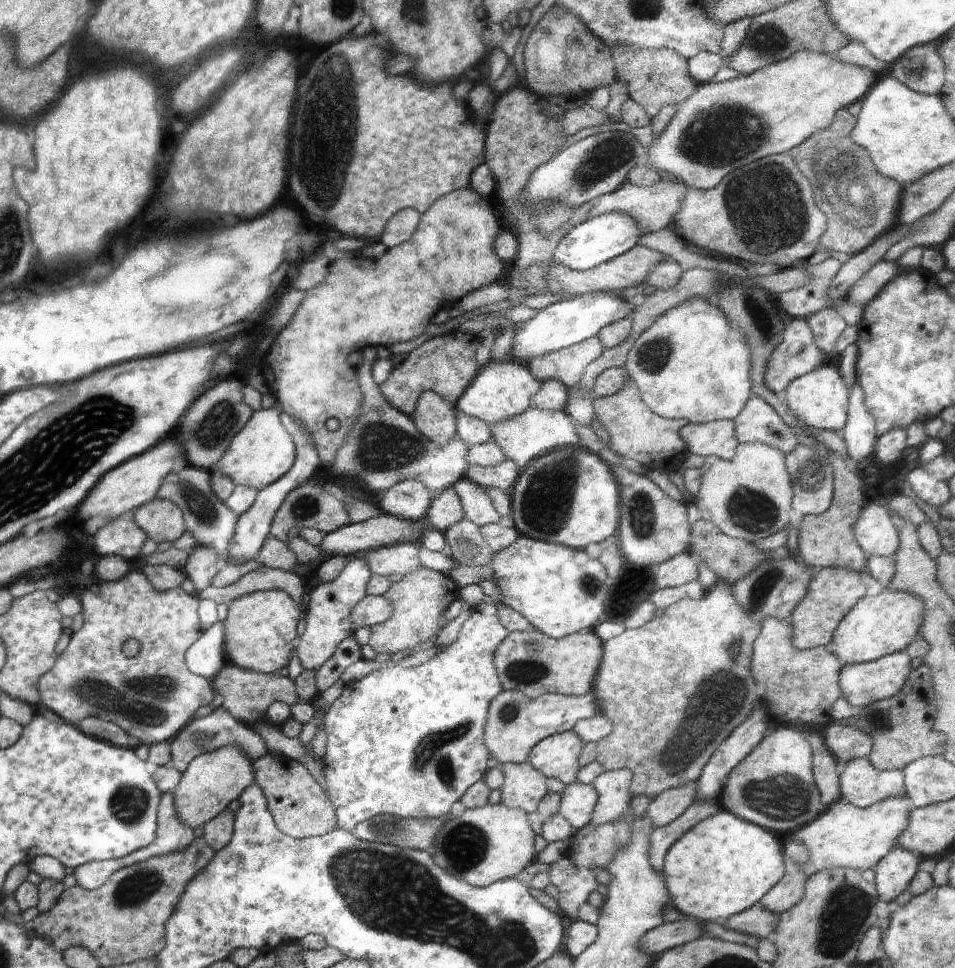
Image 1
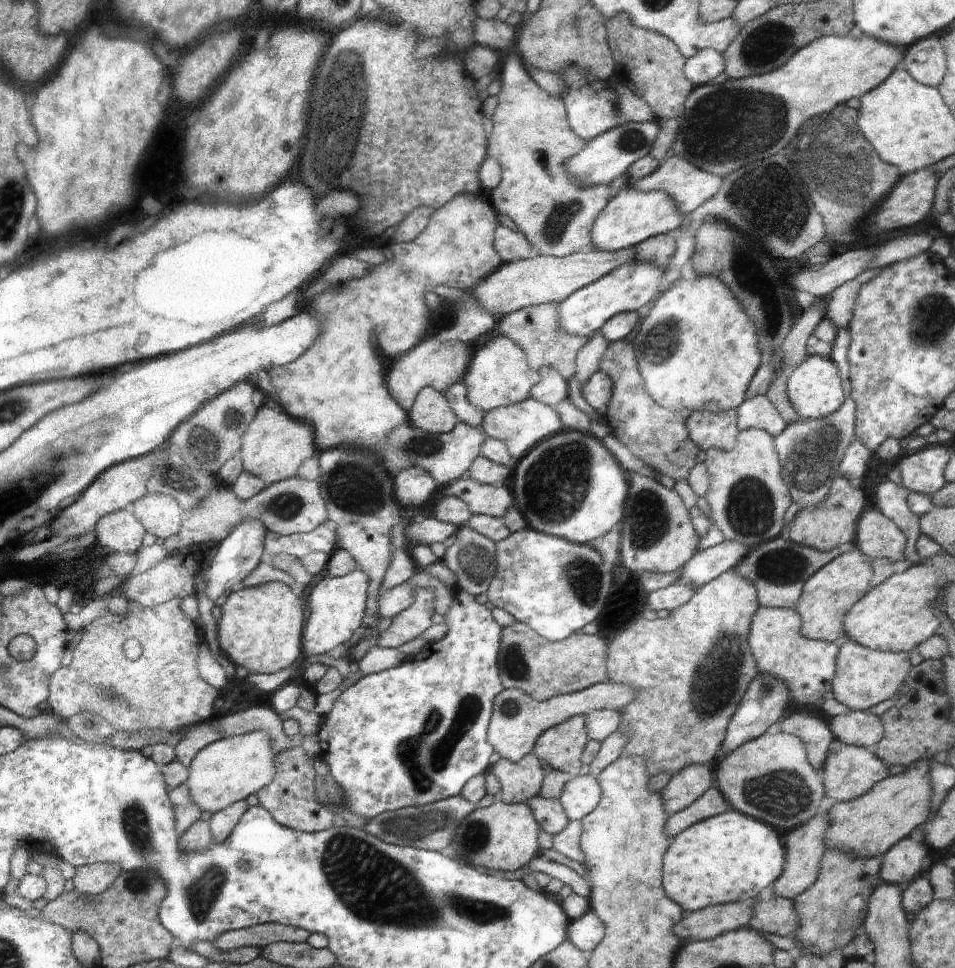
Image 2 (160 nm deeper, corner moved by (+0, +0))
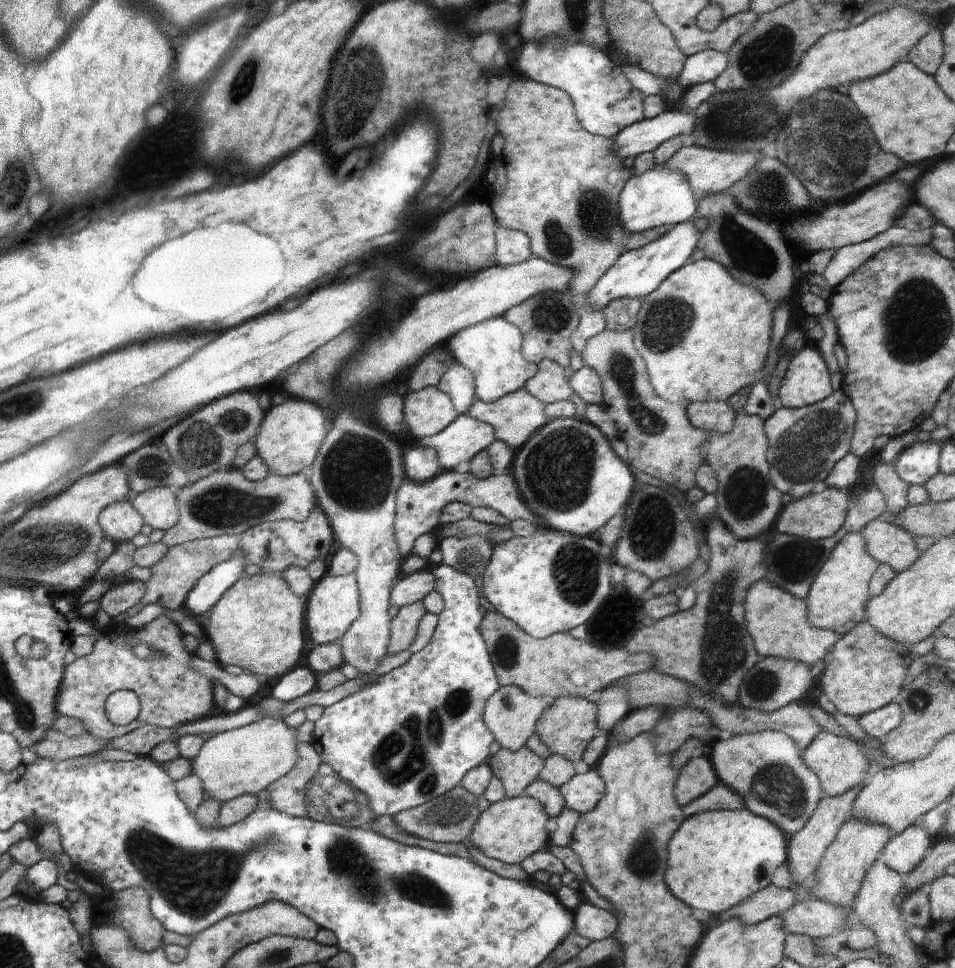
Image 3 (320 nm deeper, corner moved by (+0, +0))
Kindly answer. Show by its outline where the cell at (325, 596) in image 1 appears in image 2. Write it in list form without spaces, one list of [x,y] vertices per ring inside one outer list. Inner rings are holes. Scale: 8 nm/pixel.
[[[357,568],[341,577],[326,576],[312,588],[307,600],[311,614],[304,636],[307,657],[320,656],[338,644],[346,644],[354,631],[360,628],[366,608],[367,586],[366,574]]]

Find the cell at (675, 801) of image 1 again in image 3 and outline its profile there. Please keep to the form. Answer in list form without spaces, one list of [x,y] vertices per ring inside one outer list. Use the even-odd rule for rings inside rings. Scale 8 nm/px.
[[[698,753],[680,770],[675,788],[676,800],[680,805],[686,806],[706,794],[719,782],[714,766]]]

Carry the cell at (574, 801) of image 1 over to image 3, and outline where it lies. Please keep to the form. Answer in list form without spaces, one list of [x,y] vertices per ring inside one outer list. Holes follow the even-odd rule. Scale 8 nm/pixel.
[[[596,768],[575,775],[567,783],[558,788],[565,806],[579,814],[587,813],[600,803],[606,794],[606,784]]]

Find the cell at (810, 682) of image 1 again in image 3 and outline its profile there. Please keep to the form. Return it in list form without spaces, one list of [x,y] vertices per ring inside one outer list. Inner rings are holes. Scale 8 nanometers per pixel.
[[[765,576],[751,584],[747,590],[744,601],[746,612],[746,628],[751,633],[757,653],[764,657],[778,657],[783,659],[794,659],[805,662],[811,667],[816,661],[823,660],[826,648],[836,642],[833,630],[815,627],[807,615],[807,604],[801,598],[785,591],[783,588],[772,584]]]

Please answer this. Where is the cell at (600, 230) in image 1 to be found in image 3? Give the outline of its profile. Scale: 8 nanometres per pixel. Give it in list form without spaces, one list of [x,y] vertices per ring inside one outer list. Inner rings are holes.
[[[656,167],[632,176],[619,194],[621,223],[629,232],[639,233],[659,226],[685,223],[692,220],[698,211],[698,197],[688,177],[670,167]]]

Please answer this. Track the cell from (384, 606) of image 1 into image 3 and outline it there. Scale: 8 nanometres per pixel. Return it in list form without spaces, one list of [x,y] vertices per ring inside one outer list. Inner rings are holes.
[[[431,567],[400,576],[391,592],[390,604],[401,607],[422,601],[436,588],[436,579]]]

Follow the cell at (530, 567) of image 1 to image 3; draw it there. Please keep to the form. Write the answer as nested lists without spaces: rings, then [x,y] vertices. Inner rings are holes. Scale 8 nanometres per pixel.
[[[540,528],[538,532],[529,537],[519,537],[514,535],[507,543],[493,548],[490,560],[487,562],[486,568],[482,573],[483,595],[487,607],[507,617],[508,620],[515,622],[525,633],[536,639],[543,639],[556,633],[568,633],[572,628],[576,628],[579,624],[584,624],[586,620],[590,620],[590,616],[598,610],[598,606],[602,604],[602,600],[610,594],[610,577],[608,564],[609,558],[606,558],[601,551],[601,544],[595,538],[577,537],[568,533],[560,533],[549,529]]]

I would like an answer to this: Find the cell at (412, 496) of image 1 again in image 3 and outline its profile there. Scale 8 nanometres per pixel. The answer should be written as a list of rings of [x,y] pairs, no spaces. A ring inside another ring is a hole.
[[[414,445],[407,452],[407,473],[406,478],[421,483],[430,480],[441,471],[437,461],[437,452],[434,449]]]

